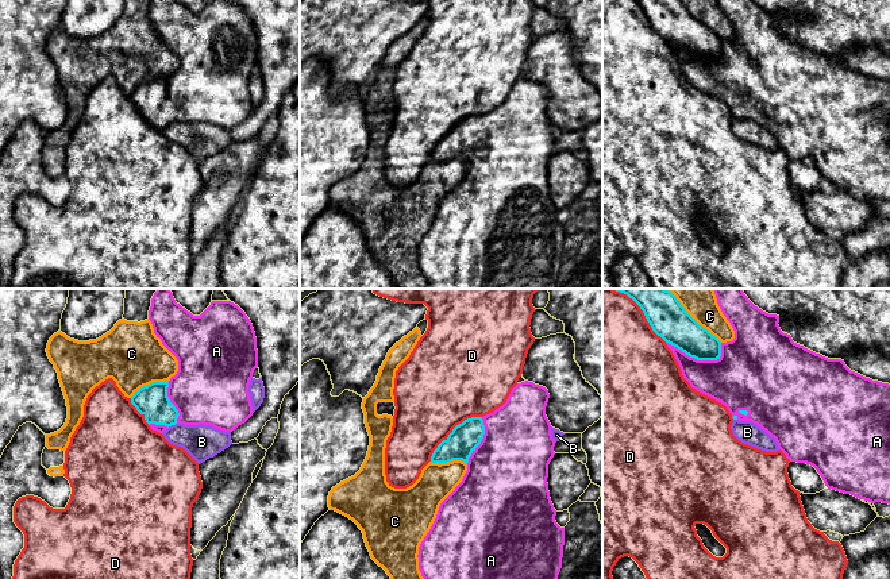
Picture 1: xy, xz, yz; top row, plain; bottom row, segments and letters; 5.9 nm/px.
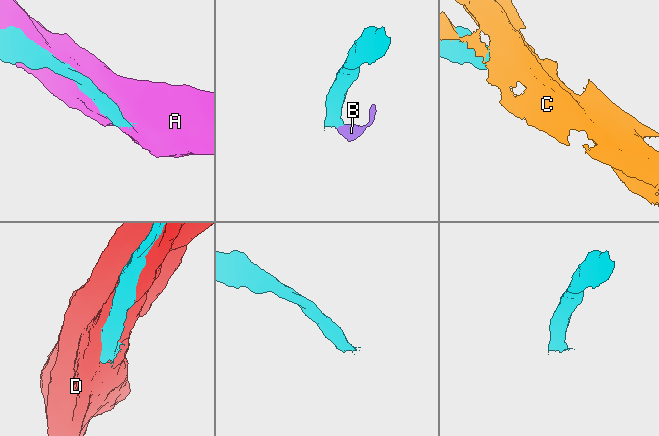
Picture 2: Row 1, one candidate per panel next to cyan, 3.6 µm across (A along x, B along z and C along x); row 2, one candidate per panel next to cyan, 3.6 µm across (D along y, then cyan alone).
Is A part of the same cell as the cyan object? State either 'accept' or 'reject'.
accept

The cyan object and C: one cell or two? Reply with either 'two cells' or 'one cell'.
two cells

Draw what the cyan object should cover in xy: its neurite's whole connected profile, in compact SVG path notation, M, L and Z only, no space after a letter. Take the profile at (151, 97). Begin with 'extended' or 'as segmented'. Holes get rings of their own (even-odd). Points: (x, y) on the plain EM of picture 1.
extended | M151 0L149 18L157 35L178 58L178 69L174 74L165 80L143 84L131 94L131 101L145 113L150 126L163 131L176 121L204 121L232 130L244 121L254 111L248 82L254 67L258 65L257 35L246 11L234 0L211 0L200 13L193 13L177 0Z

